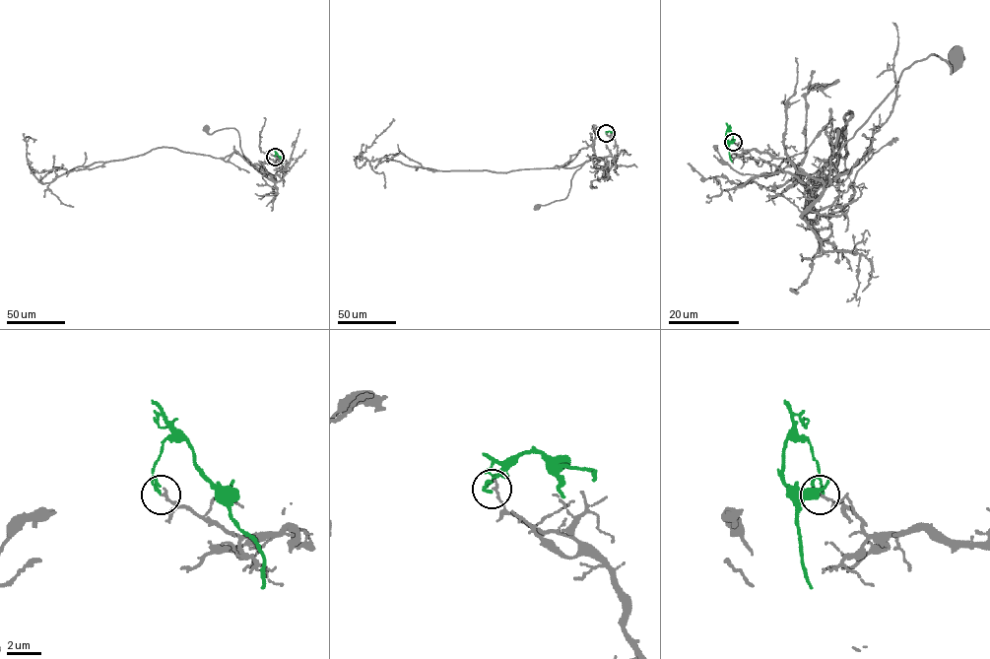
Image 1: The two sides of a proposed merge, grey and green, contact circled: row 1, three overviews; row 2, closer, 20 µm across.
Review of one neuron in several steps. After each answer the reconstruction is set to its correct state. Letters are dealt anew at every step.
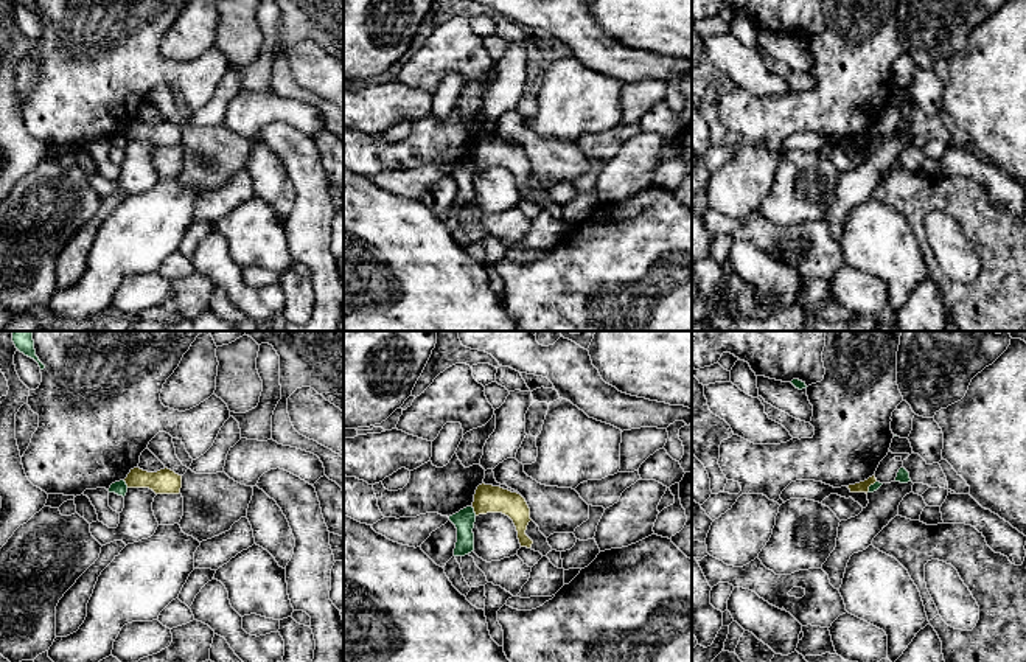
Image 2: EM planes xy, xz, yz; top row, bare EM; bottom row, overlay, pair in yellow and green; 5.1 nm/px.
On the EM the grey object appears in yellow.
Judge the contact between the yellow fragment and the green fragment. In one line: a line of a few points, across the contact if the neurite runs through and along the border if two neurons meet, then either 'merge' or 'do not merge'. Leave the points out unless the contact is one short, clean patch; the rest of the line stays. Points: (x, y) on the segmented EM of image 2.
line xz (471, 507), (476, 515); do not merge

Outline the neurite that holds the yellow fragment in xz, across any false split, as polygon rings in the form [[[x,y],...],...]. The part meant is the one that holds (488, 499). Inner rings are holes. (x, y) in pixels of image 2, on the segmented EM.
[[[482,483],[476,490],[473,508],[476,516],[487,513],[508,516],[516,527],[521,547],[532,547],[533,541],[525,535],[527,525],[532,521],[530,508],[521,494]]]

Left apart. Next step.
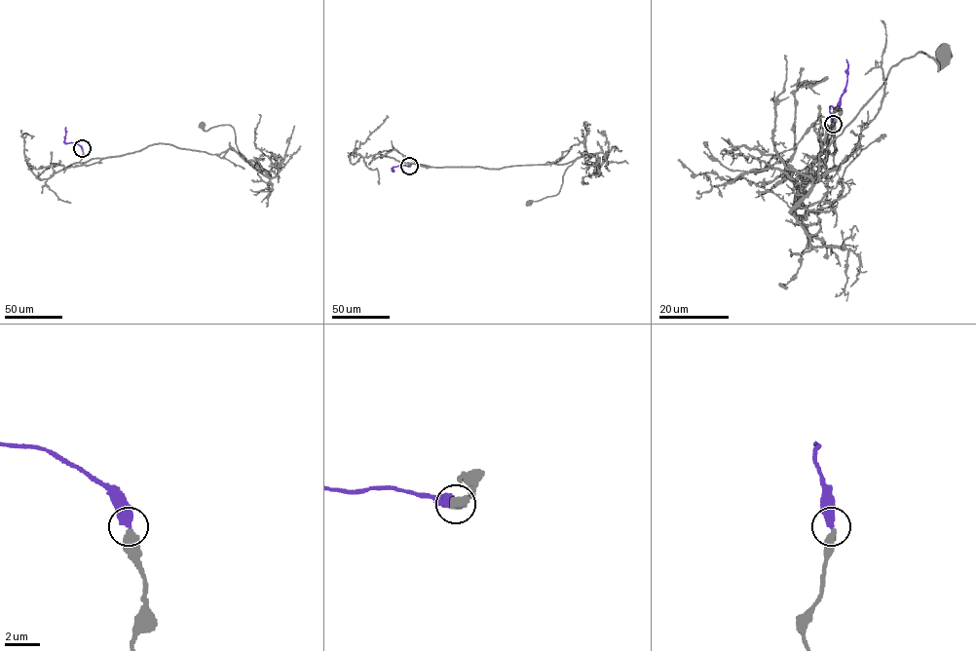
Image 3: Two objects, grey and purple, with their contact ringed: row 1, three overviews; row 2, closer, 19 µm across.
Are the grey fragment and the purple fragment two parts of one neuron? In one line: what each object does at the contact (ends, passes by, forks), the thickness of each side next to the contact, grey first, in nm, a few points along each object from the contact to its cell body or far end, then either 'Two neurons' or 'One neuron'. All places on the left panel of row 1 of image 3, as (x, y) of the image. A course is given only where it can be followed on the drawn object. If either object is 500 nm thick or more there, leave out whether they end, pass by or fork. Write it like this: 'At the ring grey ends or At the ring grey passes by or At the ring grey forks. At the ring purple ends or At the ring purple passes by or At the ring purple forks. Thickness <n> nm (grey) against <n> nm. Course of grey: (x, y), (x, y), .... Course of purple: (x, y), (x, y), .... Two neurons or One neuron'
Thickness 500 nm (grey) against 480 nm. Course of grey: (82, 149), (82, 163), (162, 143), (212, 154), (233, 149), (246, 159), (232, 127), (205, 131), (203, 125). Course of purple: (82, 148), (76, 143), (65, 142), (65, 127). One neuron

